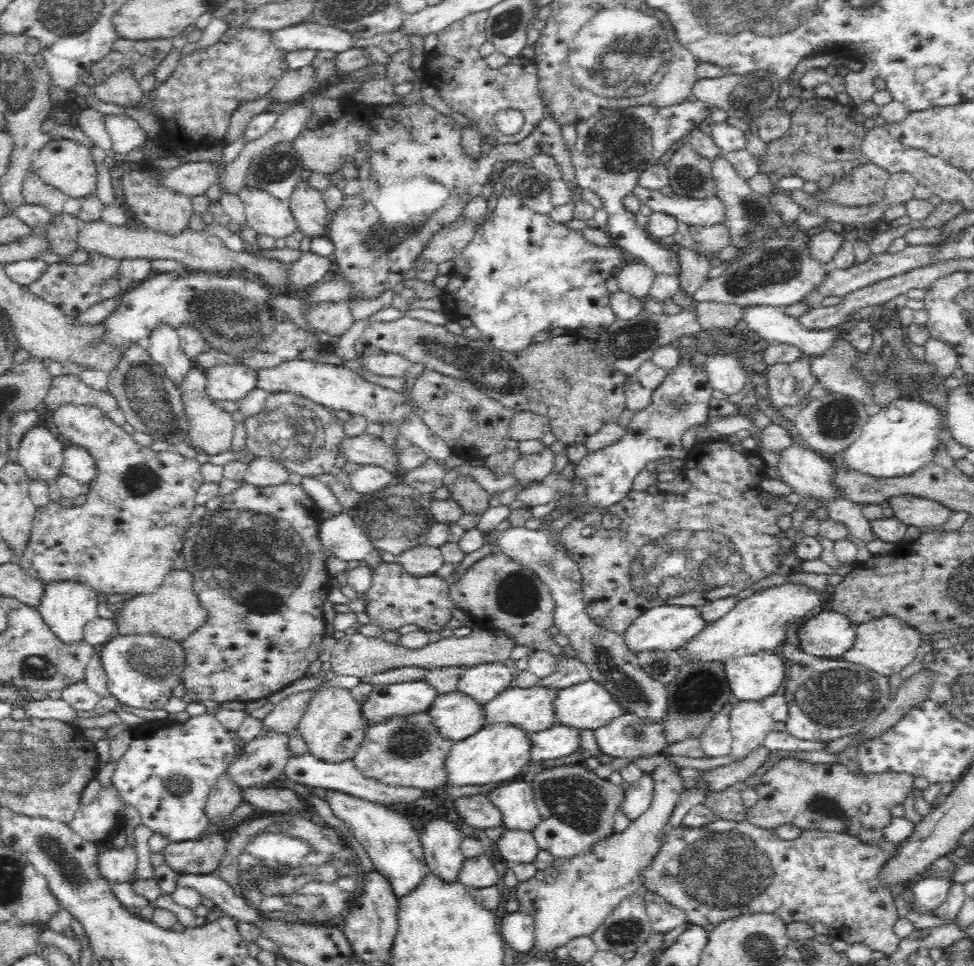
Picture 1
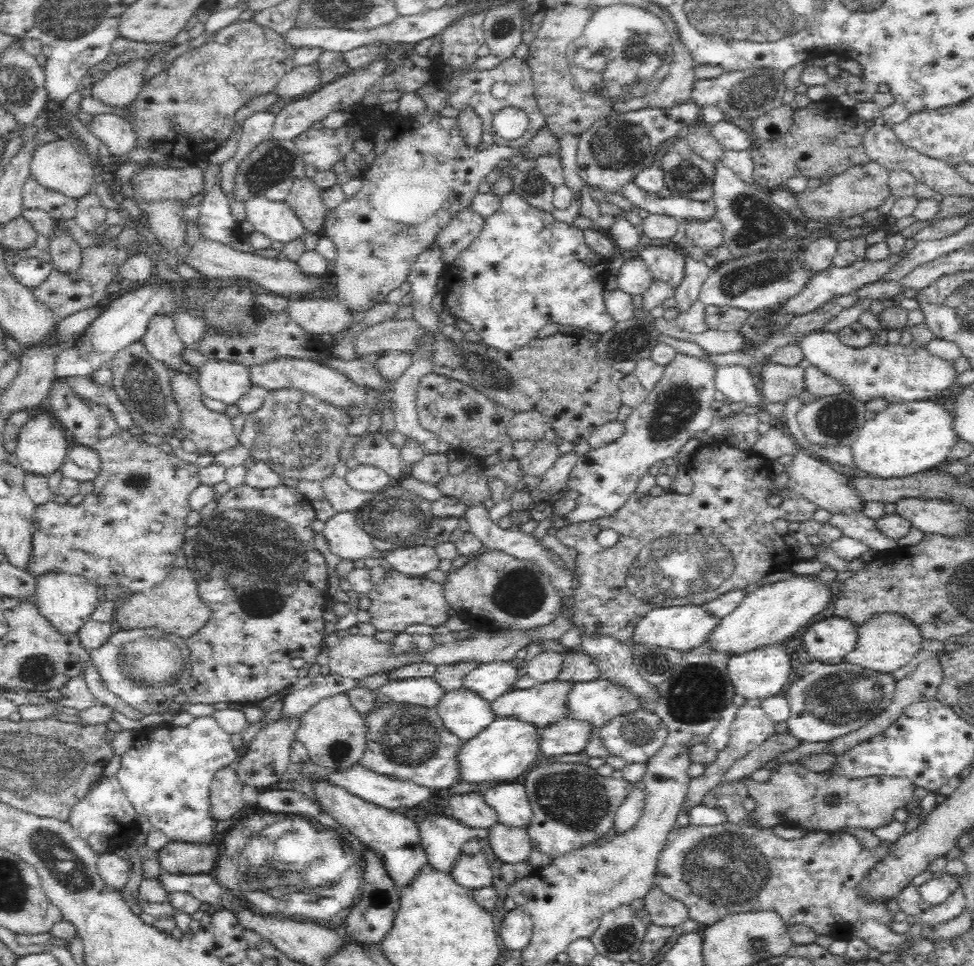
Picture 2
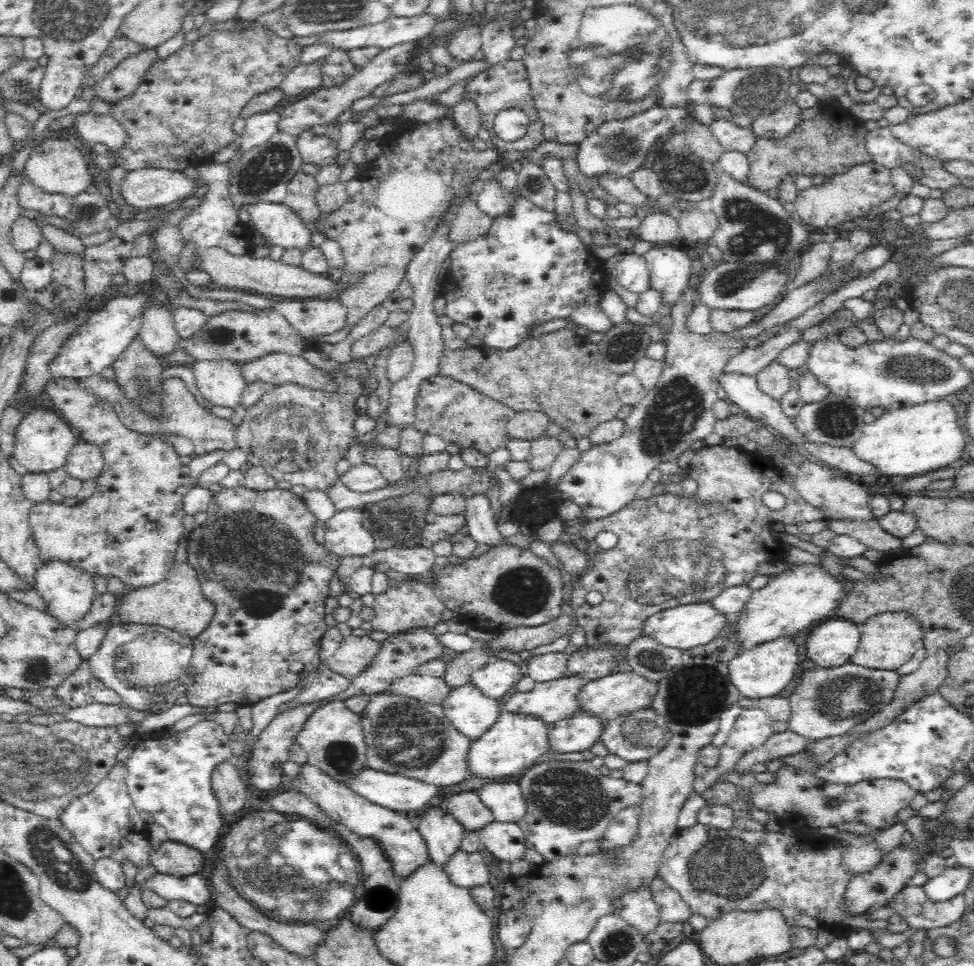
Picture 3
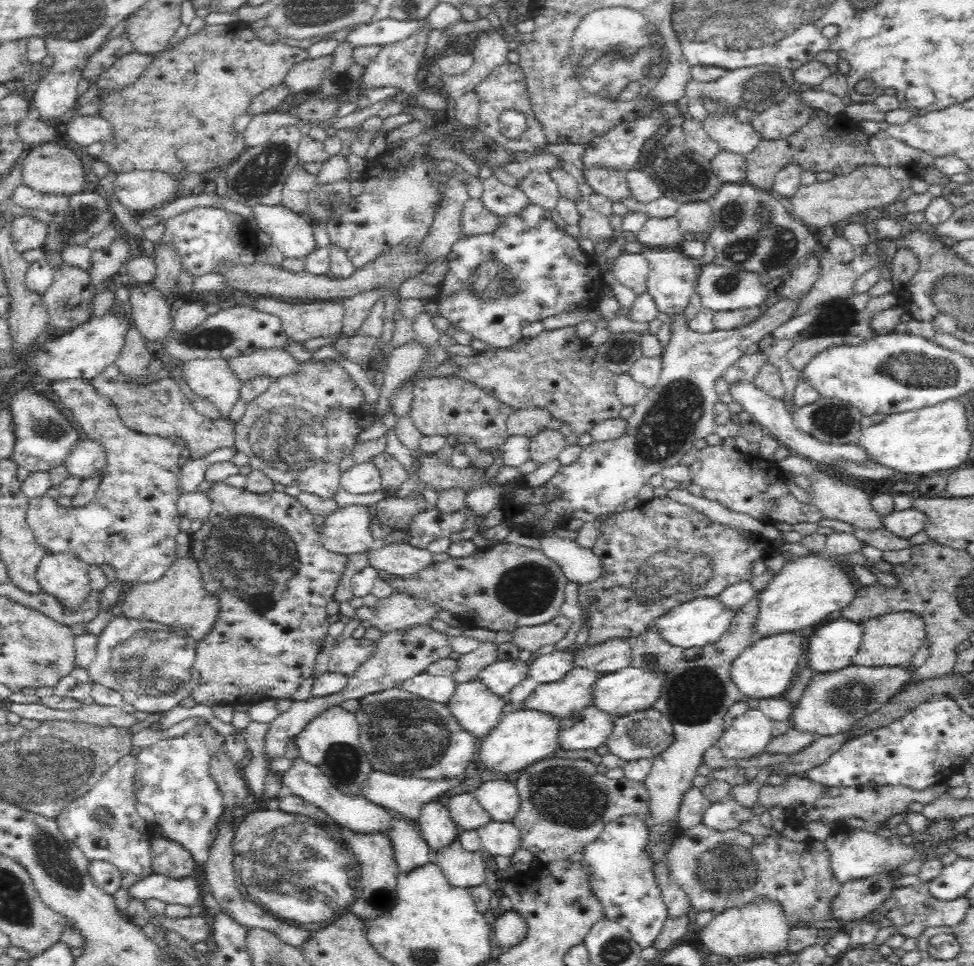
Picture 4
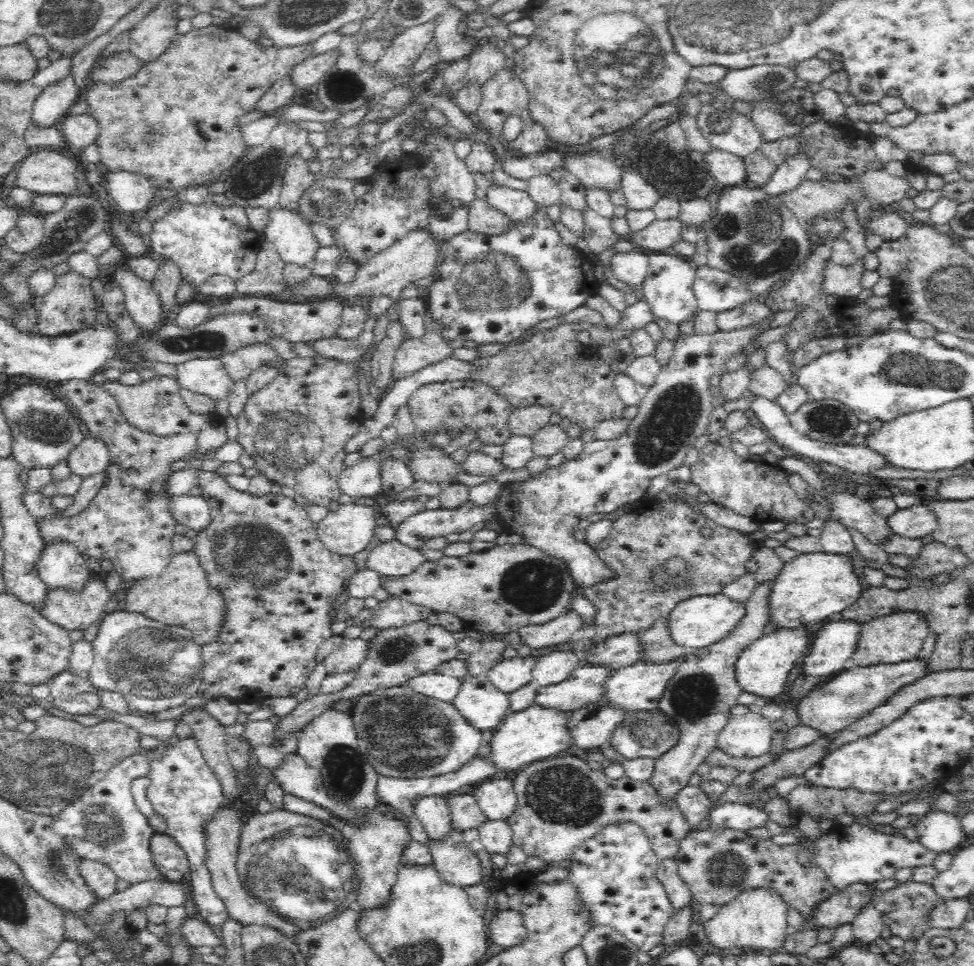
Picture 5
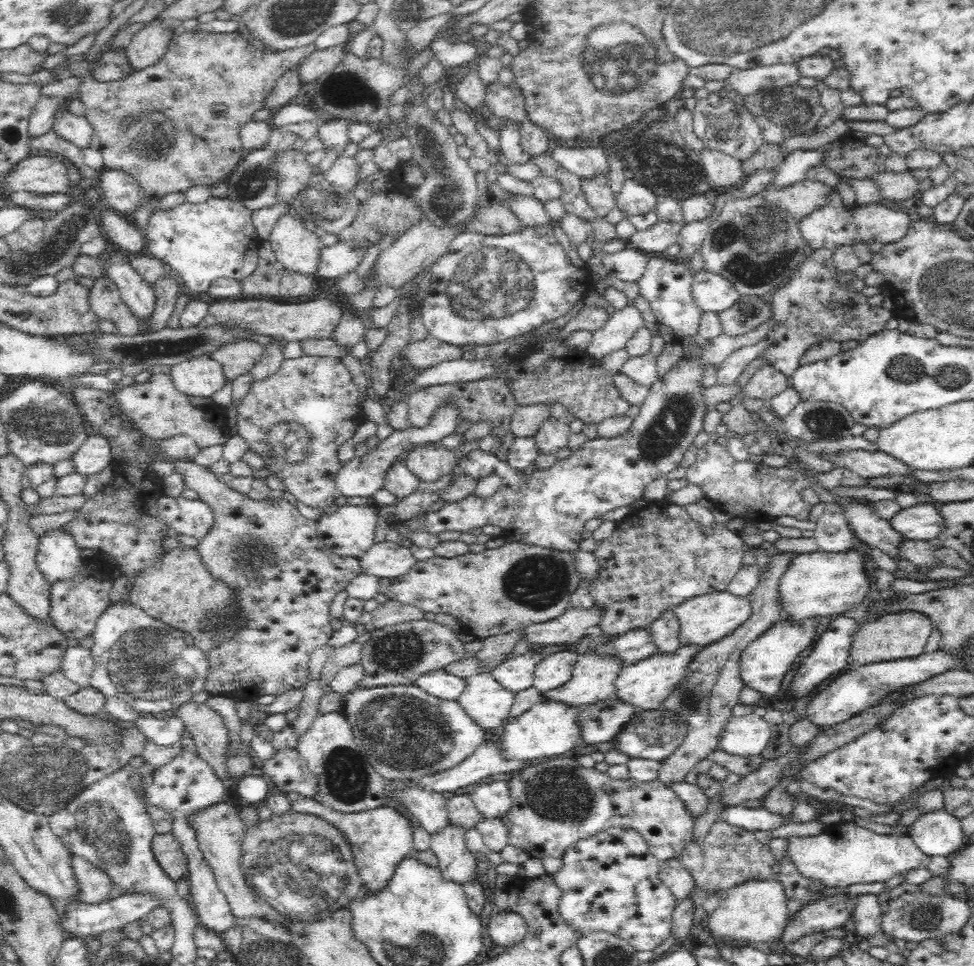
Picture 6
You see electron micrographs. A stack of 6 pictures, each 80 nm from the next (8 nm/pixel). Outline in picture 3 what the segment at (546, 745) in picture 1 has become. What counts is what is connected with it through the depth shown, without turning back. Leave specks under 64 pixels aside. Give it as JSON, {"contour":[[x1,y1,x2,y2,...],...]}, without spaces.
{"contour":[[581,712,576,713,574,717,553,722,548,726,549,746,556,753,572,753,589,750,596,742,601,740,605,724,606,722,600,722,594,716,582,715]]}

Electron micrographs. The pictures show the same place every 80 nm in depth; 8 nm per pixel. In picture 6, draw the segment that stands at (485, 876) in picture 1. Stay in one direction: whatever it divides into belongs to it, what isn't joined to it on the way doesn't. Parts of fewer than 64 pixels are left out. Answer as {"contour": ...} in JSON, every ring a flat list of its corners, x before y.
{"contour":[[450,823,431,834,431,850,439,861,442,877,464,885,476,881,477,862,466,847,466,829]]}

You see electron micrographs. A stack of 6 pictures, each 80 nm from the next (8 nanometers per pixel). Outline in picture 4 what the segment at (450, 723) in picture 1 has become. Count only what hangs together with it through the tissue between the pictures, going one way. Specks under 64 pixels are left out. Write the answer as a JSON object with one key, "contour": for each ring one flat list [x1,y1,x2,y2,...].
{"contour":[[478,677,457,684,447,705,460,727,477,739,488,735,508,709,506,698,488,691]]}

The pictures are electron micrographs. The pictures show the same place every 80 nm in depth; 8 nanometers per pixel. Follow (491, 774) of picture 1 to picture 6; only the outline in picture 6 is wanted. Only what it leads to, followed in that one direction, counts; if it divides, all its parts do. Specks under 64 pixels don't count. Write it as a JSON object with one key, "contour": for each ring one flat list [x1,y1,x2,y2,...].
{"contour":[[540,699,527,710,522,713,520,717,516,717,512,722,508,722,504,726,504,734,502,734,502,755,503,760,520,760,521,762,531,762,532,764,540,758,552,758,552,756,560,756,564,752,570,752,574,748,579,748,580,744,583,742,581,738,581,729,579,728,579,721,577,717,579,716,580,708,568,707,564,703,550,702,548,699]]}

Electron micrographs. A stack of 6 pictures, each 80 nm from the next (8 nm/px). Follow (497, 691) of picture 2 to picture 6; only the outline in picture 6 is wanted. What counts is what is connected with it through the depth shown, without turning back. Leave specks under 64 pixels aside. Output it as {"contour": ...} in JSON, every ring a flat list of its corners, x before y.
{"contour":[[529,650,525,654,503,661,502,664,491,669,490,674,502,688,516,694,533,686,534,670,542,659,540,653]]}

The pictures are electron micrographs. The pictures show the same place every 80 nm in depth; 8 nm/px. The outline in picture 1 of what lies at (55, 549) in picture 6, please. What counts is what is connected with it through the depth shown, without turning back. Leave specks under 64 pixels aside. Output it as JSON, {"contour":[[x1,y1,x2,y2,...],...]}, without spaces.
{"contour":[[58,582,43,583,43,593,37,611,50,627,59,642,67,644,80,643,83,640,83,628,97,615,98,599,96,591,80,583]]}

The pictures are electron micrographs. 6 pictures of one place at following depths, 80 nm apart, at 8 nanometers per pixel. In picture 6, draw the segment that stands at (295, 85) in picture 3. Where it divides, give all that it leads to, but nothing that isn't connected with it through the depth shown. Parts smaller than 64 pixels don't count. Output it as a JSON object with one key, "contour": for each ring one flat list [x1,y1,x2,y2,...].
{"contour":[[344,43,325,48,324,50,318,50,317,48,298,66,300,81,302,81,302,84,313,83,326,71,338,66,344,56]]}

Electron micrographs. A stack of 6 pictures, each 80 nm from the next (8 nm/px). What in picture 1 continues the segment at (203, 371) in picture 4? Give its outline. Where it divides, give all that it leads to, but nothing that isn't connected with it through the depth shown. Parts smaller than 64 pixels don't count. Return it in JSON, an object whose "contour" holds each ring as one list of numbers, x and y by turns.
{"contour":[[228,363,204,371,206,372,206,395,212,401,237,402,257,387,257,371,244,365]]}

